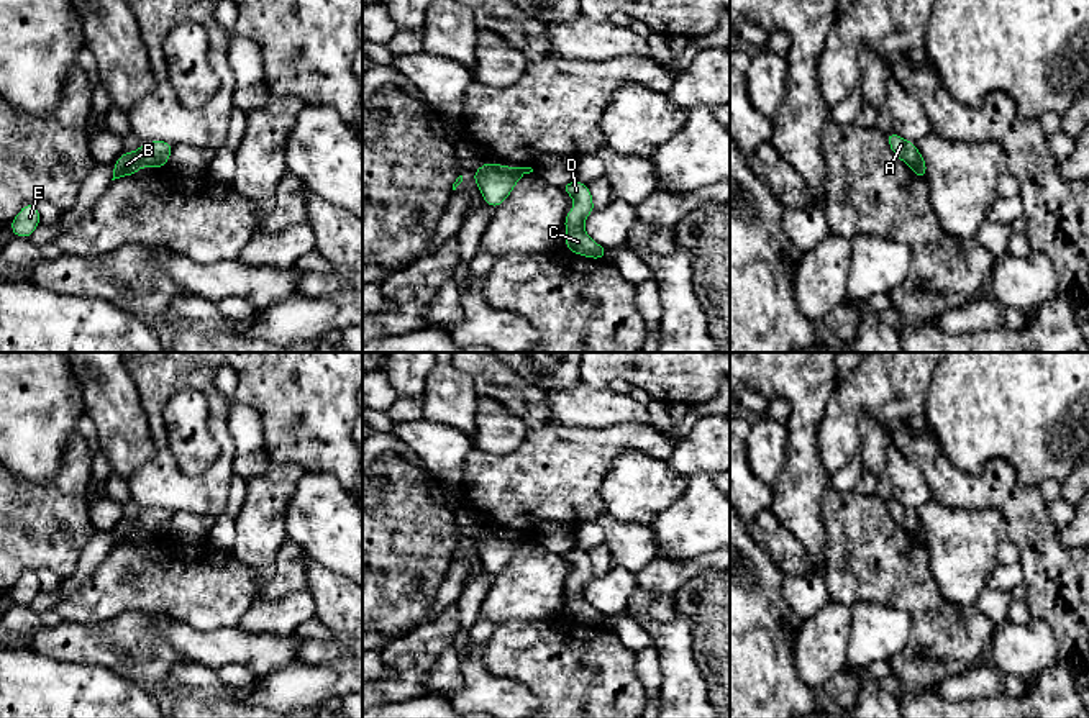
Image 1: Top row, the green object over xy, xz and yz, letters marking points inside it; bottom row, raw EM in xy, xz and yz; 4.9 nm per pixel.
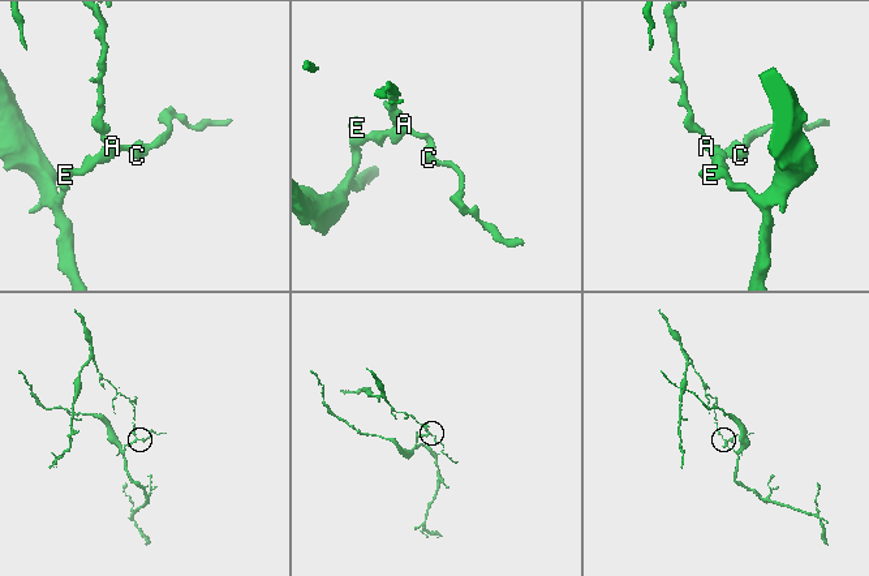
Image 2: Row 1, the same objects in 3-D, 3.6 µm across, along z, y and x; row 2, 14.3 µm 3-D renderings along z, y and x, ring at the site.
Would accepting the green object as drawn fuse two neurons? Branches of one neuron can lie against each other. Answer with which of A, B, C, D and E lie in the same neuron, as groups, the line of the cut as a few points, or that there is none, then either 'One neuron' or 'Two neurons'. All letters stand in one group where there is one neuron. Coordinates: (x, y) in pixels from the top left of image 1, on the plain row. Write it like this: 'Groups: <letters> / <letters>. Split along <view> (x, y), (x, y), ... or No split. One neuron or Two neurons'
Groups: A C D / B E. Split along xy (141, 515), (141, 530), (145, 533). Two neurons

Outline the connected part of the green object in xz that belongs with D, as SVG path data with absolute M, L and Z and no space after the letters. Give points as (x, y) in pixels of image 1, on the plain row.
M572 548L561 554L574 566L576 574L564 585L566 616L592 626L602 626L608 618L597 611L586 598L584 588L595 577L587 551Z

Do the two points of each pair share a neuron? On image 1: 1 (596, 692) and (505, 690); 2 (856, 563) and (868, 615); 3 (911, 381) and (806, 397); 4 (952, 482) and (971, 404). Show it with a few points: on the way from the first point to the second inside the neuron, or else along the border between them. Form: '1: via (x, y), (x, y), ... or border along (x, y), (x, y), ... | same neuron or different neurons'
1: border along (492, 672), (517, 681), (538, 700) | different neurons
2: border along (852, 605), (893, 604), (902, 610) | different neurons
3: border along (837, 387), (819, 428) | different neurons
4: border along (932, 436), (965, 471), (979, 472), (994, 459) | different neurons

